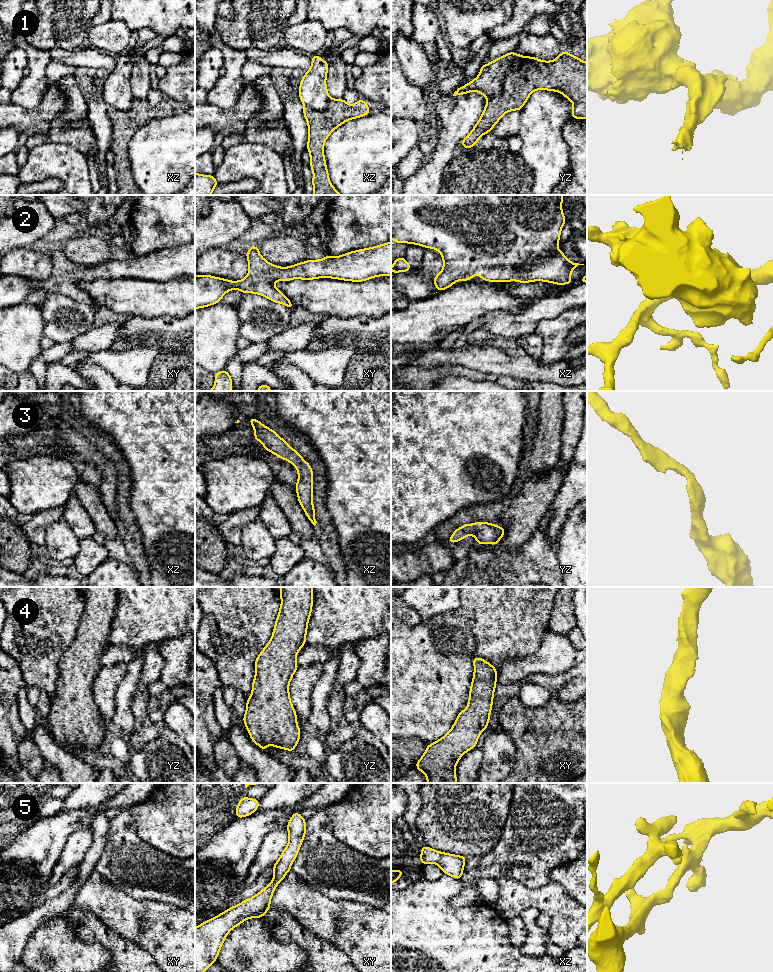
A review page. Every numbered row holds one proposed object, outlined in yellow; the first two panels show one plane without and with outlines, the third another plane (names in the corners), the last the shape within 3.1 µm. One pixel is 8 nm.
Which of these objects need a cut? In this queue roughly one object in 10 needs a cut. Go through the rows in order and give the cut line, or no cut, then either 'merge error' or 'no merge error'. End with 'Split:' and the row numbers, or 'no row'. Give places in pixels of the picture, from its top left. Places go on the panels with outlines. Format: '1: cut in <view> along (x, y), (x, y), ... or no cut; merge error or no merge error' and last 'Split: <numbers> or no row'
1: cut in yz along (522, 56), (521, 62), (504, 77), (501, 89), (487, 101); merge error
2: no cut; no merge error
3: no cut; no merge error
4: no cut; no merge error
5: no cut; no merge error
Split: 1

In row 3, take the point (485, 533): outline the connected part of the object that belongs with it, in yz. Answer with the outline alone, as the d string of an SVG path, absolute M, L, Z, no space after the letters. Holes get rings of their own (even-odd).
M475 522L473 524L465 524L457 528L449 538L449 544L463 540L468 535L473 535L478 543L497 545L505 529L488 522Z

